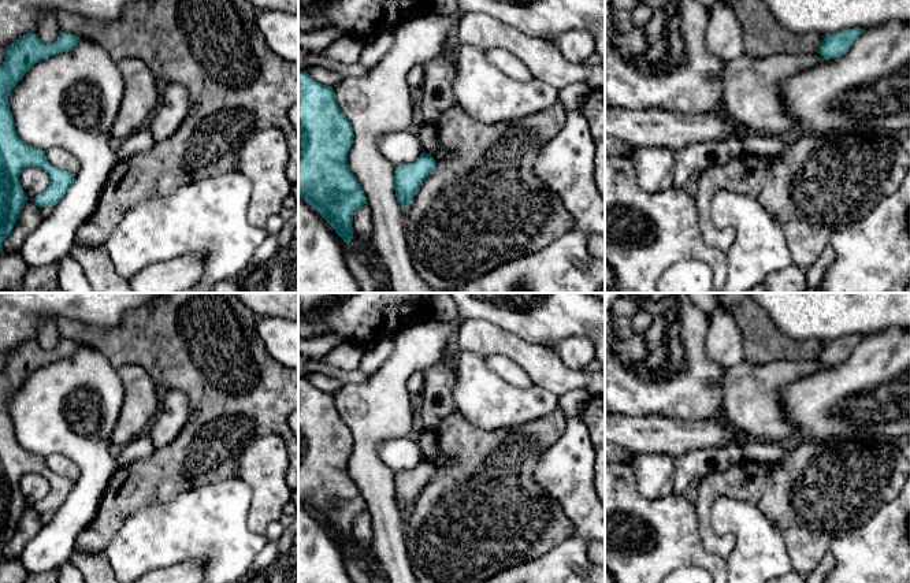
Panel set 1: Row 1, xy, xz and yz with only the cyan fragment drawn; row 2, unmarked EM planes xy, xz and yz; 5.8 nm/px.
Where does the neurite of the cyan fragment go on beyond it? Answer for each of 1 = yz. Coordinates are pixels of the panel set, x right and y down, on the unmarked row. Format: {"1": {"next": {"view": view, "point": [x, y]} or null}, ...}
{"1": {"next": null}}

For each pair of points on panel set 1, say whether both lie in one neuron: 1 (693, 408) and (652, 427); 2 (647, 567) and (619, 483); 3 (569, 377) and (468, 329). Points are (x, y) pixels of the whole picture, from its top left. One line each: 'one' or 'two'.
1: two
2: one
3: one

